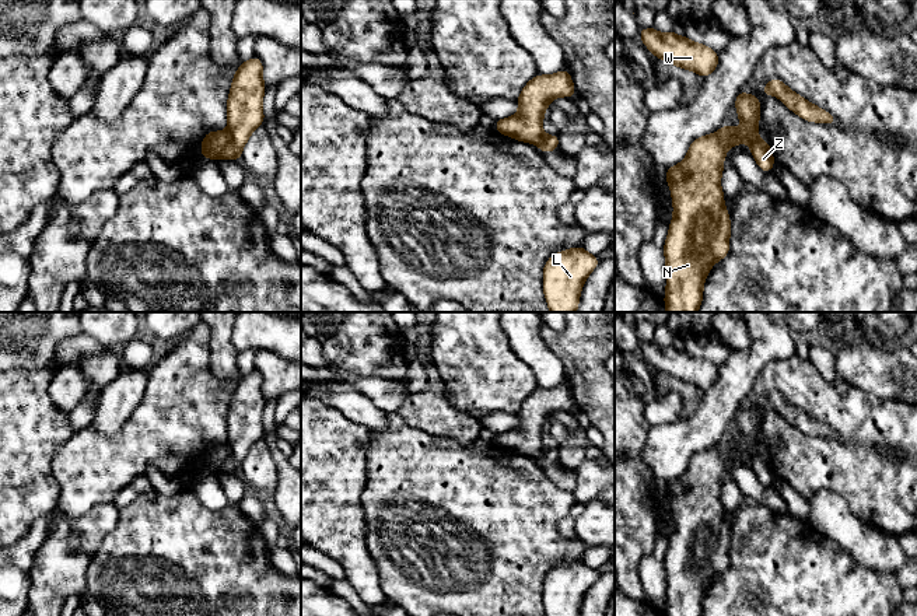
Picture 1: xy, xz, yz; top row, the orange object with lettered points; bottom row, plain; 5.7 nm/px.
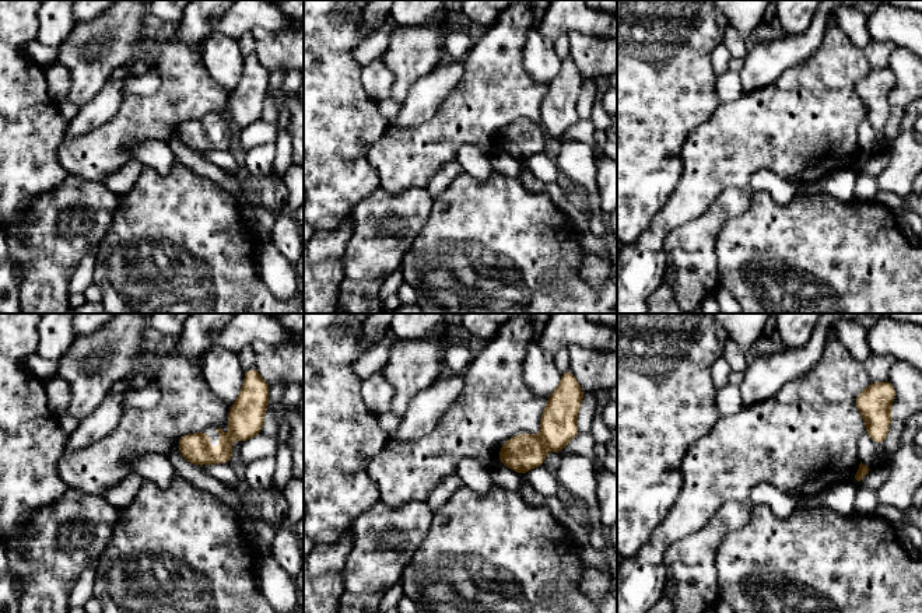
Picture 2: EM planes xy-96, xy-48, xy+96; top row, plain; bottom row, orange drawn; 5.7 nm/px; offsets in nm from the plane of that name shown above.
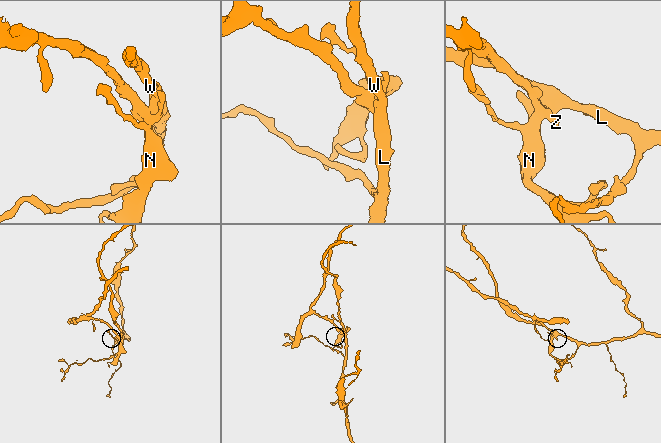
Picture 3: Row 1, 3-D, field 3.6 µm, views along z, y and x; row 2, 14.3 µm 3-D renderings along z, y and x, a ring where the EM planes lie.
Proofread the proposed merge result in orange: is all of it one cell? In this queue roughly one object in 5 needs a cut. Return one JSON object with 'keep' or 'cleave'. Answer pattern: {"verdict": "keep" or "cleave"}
{"verdict": "cleave"}

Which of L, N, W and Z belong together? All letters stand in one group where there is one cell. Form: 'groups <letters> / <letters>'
groups L W Z / N

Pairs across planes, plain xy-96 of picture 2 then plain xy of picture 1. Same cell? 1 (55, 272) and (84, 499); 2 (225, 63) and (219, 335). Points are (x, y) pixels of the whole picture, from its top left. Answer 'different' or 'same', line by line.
1: different
2: same

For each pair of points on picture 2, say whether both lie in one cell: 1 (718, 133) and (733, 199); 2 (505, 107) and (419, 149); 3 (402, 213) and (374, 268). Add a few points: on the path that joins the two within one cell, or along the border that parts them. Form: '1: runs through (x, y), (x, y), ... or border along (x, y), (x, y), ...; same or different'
1: border along (749, 184), (740, 188), (725, 189), (707, 209); different
2: runs through (484, 107), (458, 121), (440, 139); same
3: runs through (388, 227), (382, 233), (374, 254); same

